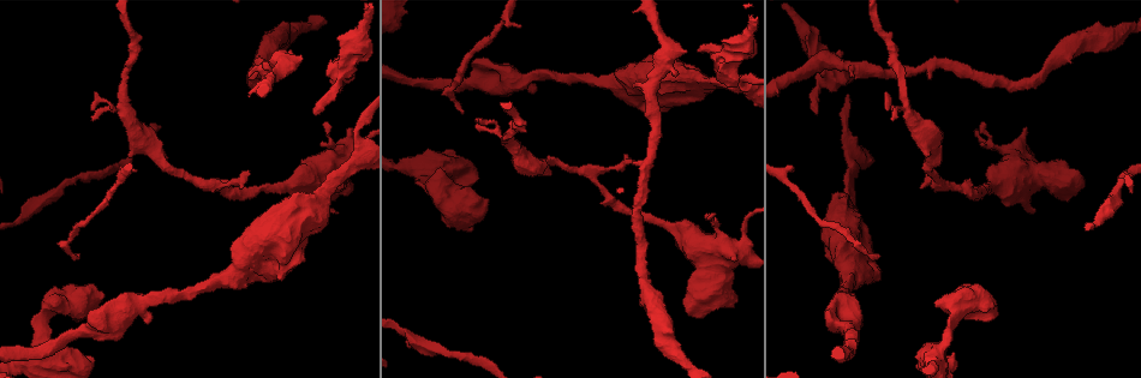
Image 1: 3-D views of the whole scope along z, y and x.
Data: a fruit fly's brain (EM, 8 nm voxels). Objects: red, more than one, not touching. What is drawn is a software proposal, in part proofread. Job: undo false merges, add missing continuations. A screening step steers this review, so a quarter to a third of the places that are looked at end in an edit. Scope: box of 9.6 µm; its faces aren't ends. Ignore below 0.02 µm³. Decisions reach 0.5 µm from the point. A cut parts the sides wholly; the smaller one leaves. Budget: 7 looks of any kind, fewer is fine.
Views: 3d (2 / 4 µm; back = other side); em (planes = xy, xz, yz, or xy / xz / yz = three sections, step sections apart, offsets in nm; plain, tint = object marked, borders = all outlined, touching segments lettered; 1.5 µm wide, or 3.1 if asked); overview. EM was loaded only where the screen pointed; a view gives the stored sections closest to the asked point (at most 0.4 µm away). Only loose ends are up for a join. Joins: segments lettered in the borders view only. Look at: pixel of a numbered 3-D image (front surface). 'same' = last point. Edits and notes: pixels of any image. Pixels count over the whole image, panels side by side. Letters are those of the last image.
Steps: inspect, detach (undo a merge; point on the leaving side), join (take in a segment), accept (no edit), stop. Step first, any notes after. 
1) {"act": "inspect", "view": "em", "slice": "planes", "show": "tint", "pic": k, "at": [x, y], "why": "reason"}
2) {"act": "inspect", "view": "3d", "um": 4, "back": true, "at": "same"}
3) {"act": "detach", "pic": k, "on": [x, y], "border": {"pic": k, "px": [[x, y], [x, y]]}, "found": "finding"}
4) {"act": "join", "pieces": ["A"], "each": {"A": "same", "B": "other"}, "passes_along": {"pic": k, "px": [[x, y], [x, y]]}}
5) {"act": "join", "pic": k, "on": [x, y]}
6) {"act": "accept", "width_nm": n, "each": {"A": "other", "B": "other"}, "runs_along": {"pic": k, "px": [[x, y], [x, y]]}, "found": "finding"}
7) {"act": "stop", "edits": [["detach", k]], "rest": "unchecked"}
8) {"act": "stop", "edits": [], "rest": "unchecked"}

{"act": "inspect", "view": "em", "slice": "planes", "show": "borders", "pic": 1, "at": [13, 361], "why": "sudden change in width"}

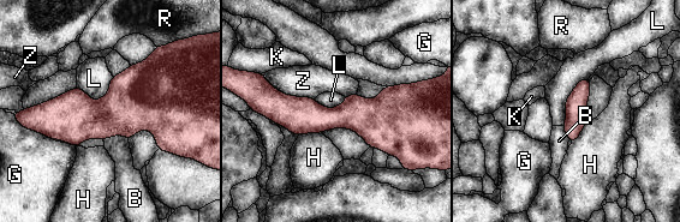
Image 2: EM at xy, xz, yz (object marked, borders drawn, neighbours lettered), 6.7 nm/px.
{"act": "accept", "width_nm": 140, "each": {"B": "other", "G": "other", "H": "other", "K": "other", "L": "other", "R": "other", "Z": "other"}, "border": {"pic": 2, "px": [[588, 78], [567, 98], [562, 125]]}, "found": "continuous, no second neuron"}

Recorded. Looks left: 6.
{"act": "inspect", "view": "3d", "um": 2, "back": true, "pic": 1, "at": [478, 126], "why": "free end"}

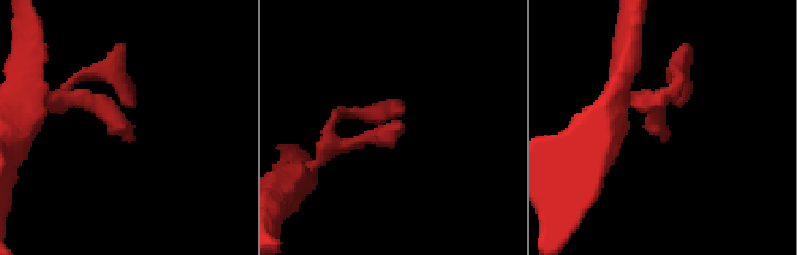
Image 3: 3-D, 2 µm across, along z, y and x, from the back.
{"act": "inspect", "view": "em", "slice": "xz", "step": 4, "show": "tint", "pic": 3, "at": [135, 140]}

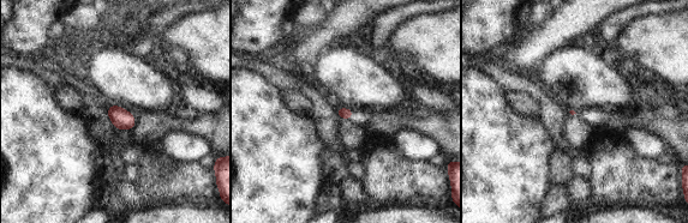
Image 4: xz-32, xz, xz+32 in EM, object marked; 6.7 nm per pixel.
{"act": "inspect", "view": "em", "slice": "xz", "step": 4, "show": "borders", "at": "same", "why": "what lies round it"}

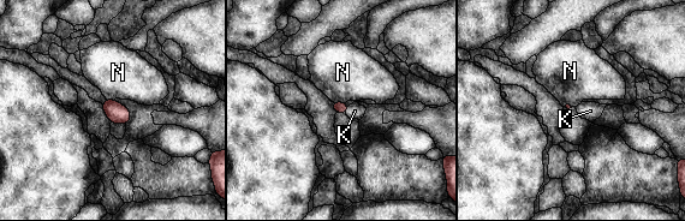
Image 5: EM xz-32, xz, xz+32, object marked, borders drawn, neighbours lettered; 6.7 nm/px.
{"act": "join", "pieces": ["K"], "longest_contact_nm": ["N", 90], "each": {"K": "same", "N": "other"}, "found": "it goes on there"}

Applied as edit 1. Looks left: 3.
{"act": "inspect", "view": "3d", "um": 2, "pic": 1, "at": [676, 68], "why": "an open end"}

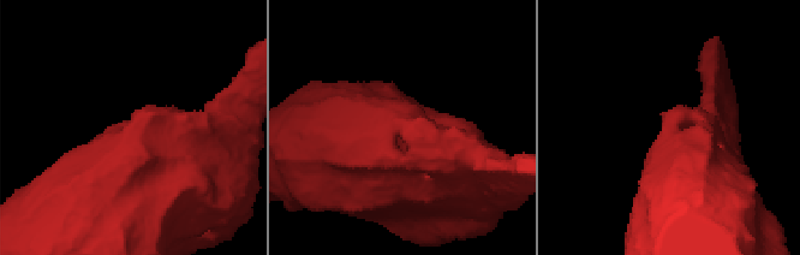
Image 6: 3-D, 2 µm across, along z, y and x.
{"act": "inspect", "view": "em", "slice": "planes", "show": "borders", "pic": 6, "at": [133, 118], "why": "shape alone is not enough"}

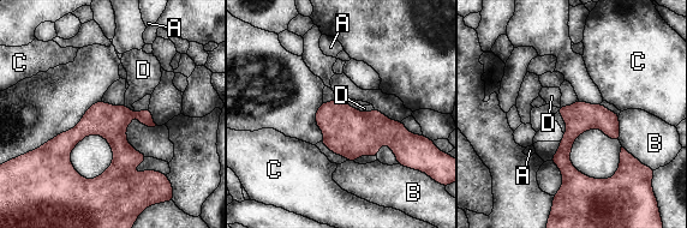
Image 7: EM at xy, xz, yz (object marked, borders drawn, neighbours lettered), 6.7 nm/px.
{"act": "accept", "each": {"A": "other", "B": "other", "C": "other", "D": "other"}, "border": {"pic": 7, "px": [[124, 104], [133, 112]]}, "found": "none of them fits"}

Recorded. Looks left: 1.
{"act": "stop", "edits": [["join", 5]], "rest": "unchecked"}

